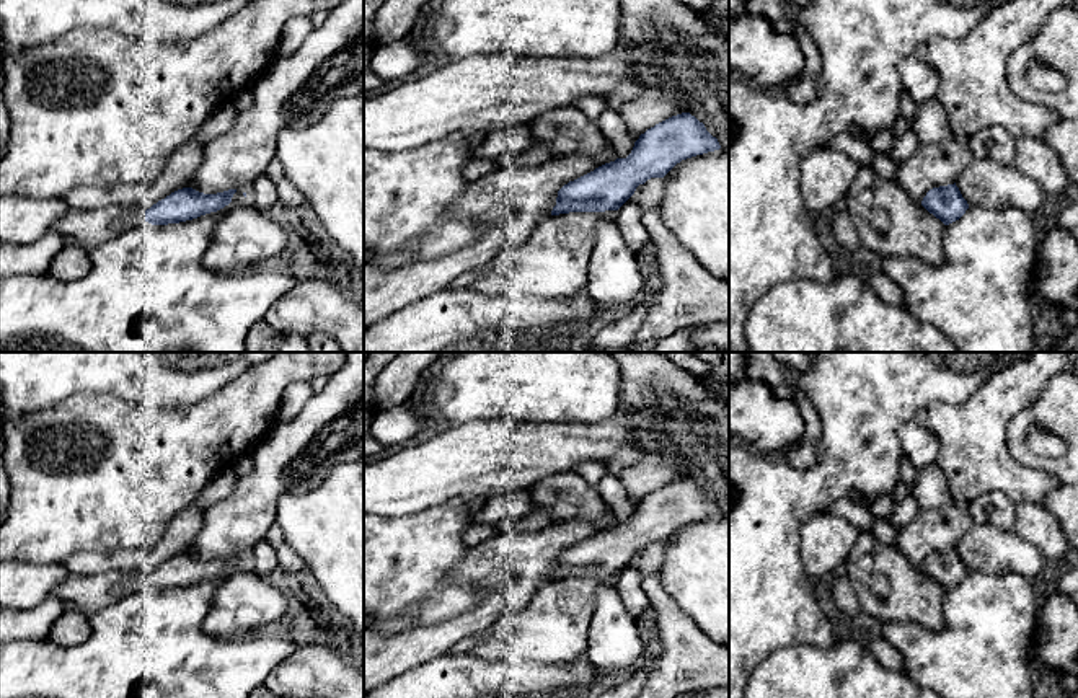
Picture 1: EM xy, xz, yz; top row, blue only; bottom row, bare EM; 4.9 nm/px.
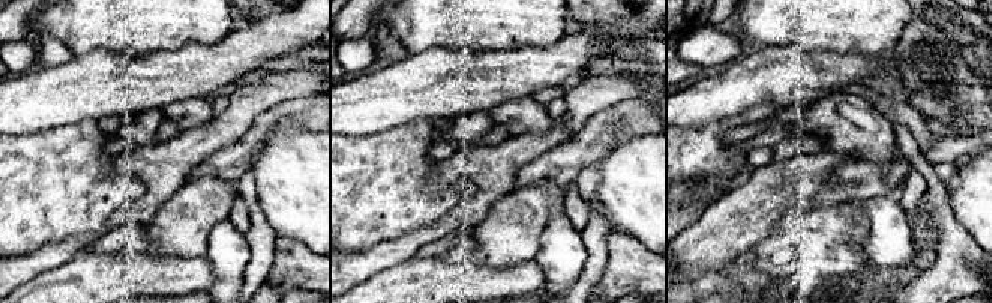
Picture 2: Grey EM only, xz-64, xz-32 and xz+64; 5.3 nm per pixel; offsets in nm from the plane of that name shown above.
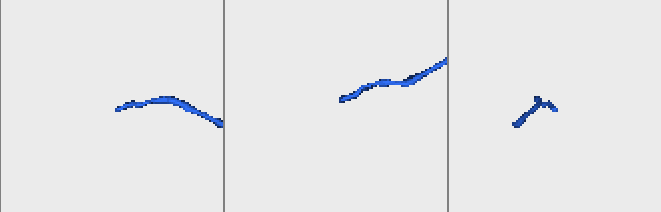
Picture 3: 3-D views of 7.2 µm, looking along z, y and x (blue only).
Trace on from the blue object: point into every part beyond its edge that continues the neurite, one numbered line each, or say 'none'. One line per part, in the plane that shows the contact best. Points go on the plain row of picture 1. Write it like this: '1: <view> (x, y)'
1: xy (88, 594)

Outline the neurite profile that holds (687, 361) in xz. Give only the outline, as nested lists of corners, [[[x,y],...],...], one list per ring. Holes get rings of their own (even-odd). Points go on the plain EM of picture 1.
[[[659,352],[659,354],[698,378],[703,378],[711,370],[708,364],[705,364],[691,352]]]

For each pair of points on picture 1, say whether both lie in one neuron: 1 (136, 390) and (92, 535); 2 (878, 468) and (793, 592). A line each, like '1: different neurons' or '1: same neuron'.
1: different neurons
2: same neuron

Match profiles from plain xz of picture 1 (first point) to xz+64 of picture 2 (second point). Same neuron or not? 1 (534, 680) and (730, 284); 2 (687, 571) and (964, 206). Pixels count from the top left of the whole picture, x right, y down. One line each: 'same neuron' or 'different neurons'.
1: different neurons
2: same neuron

